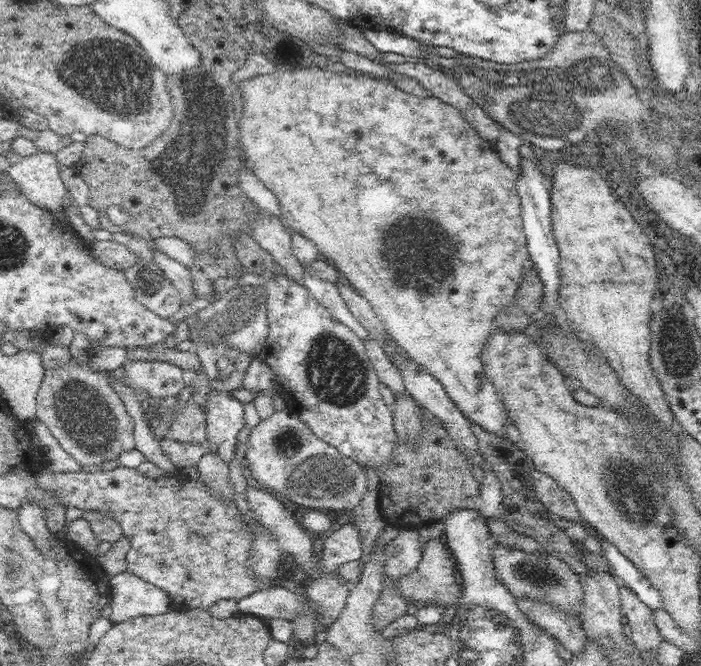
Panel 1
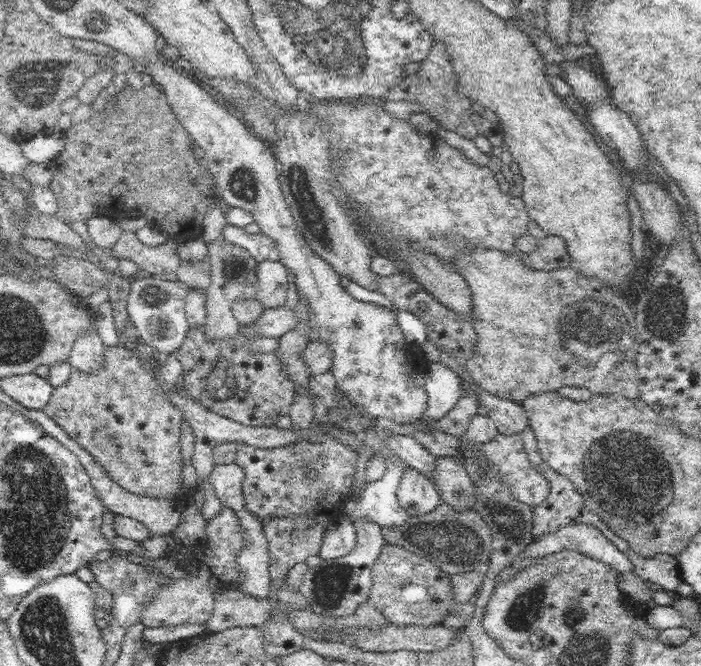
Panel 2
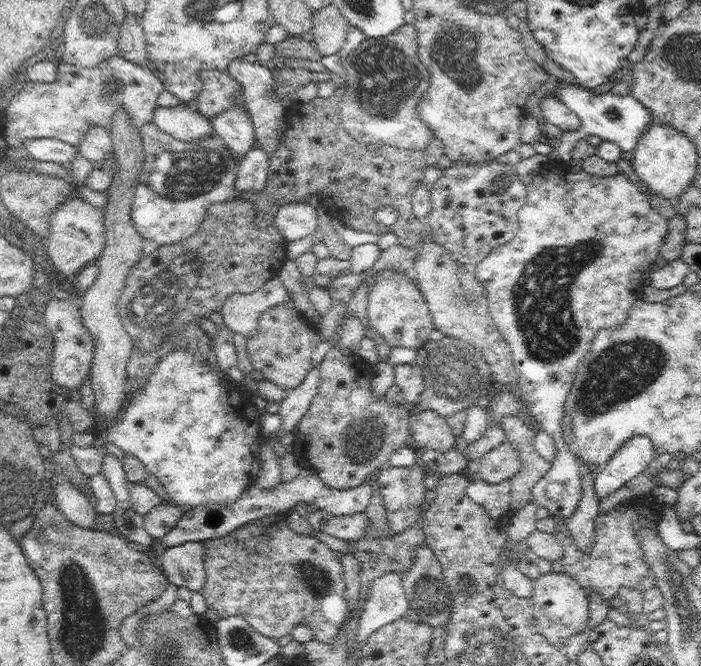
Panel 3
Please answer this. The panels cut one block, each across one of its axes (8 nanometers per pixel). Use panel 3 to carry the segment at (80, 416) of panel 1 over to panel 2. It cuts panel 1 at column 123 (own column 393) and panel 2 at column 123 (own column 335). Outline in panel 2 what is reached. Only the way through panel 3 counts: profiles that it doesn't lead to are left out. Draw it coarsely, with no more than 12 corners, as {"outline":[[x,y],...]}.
{"outline":[[107,348],[43,412],[127,492],[184,500],[182,410]]}

